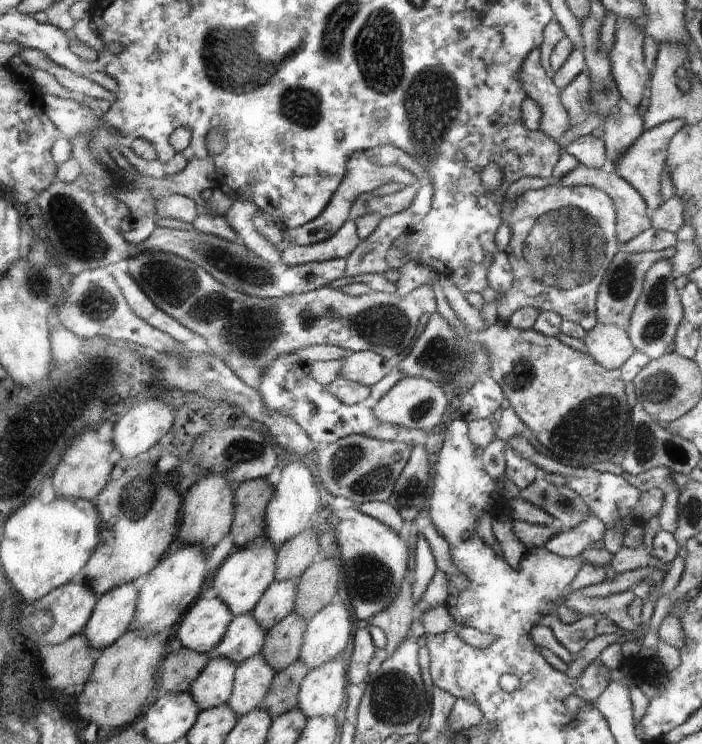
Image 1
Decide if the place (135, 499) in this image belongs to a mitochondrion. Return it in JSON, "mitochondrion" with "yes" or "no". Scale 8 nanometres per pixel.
{"mitochondrion":"yes"}

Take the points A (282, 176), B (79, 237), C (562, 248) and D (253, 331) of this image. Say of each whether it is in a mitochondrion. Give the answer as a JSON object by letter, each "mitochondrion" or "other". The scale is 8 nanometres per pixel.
{"A":"other","B":"mitochondrion","C":"mitochondrion","D":"mitochondrion"}

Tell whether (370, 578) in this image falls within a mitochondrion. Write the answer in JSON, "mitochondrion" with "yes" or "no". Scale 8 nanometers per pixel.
{"mitochondrion":"yes"}

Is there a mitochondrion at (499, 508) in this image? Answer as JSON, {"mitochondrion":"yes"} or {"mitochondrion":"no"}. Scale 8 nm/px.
{"mitochondrion":"no"}

